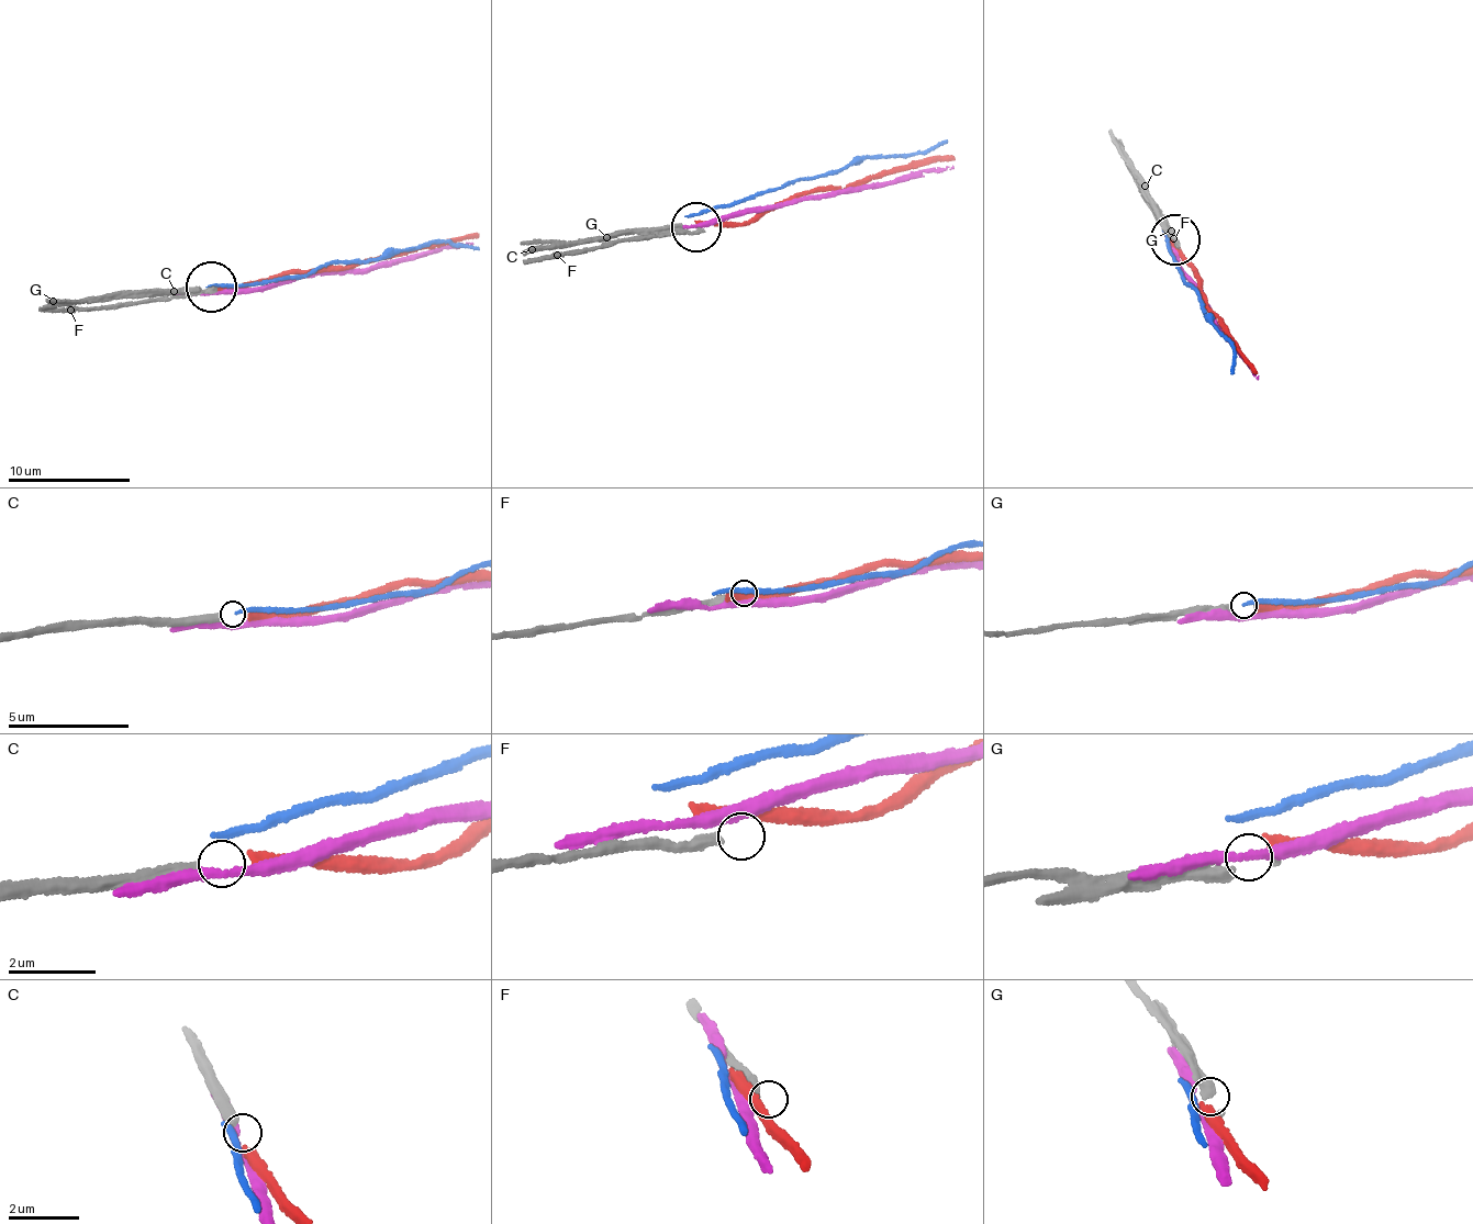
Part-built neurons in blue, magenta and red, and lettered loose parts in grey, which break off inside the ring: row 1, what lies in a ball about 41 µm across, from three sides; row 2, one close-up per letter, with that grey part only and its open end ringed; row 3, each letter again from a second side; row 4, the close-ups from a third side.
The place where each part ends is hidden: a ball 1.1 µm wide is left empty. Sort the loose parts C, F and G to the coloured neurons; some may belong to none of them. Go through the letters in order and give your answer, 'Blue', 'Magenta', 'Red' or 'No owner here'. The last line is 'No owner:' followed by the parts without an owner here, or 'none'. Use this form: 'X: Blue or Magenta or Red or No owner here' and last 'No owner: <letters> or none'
C: Red
F: No owner here
G: No owner here
No owner: F, G

